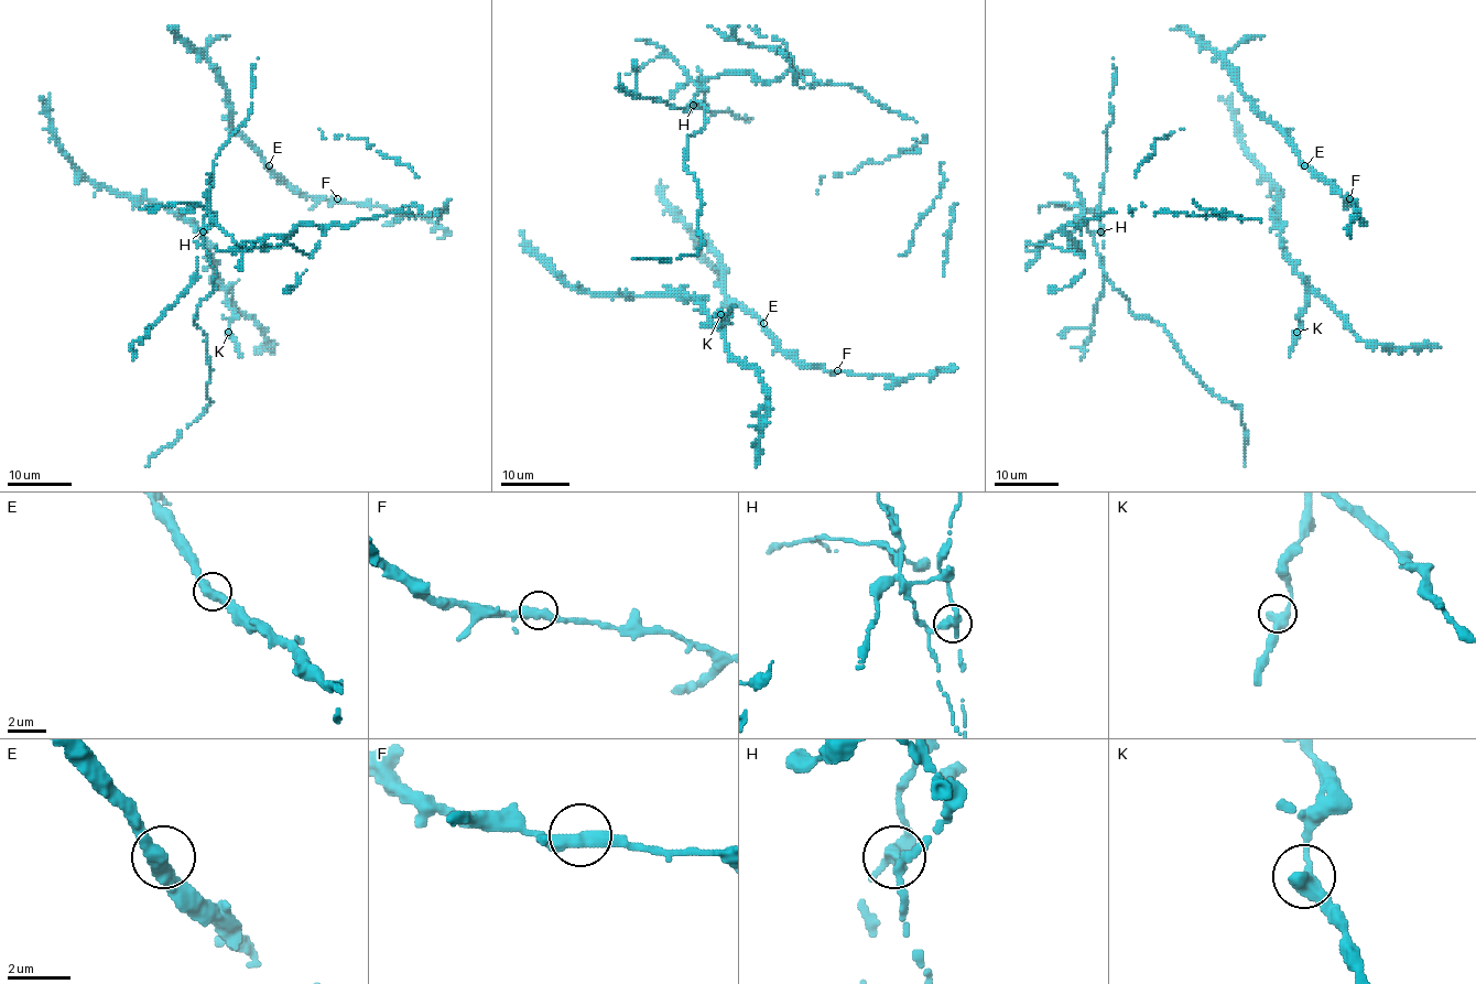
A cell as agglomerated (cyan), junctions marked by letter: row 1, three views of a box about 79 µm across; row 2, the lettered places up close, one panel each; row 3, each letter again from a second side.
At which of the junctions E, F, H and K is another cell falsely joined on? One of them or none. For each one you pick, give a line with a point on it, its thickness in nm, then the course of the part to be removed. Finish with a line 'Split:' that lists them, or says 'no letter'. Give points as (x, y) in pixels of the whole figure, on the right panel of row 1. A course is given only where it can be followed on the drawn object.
H: at (1100, 231); 440 nm thick
Split: H

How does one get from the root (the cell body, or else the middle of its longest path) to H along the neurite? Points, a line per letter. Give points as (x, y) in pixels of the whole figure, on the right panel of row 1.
H: (1174, 343), (1171, 335), (1156, 321), (1133, 316), (1130, 302), (1107, 279), (1093, 239), (1100, 230)

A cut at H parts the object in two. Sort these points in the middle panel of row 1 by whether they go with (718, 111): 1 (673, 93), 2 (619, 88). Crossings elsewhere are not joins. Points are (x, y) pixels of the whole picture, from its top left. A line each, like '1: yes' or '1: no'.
1: no
2: yes

